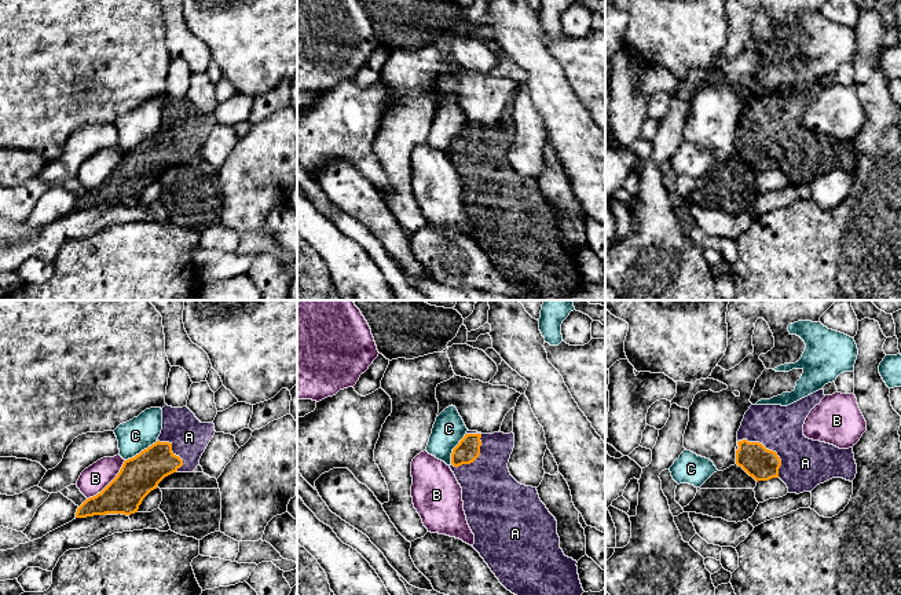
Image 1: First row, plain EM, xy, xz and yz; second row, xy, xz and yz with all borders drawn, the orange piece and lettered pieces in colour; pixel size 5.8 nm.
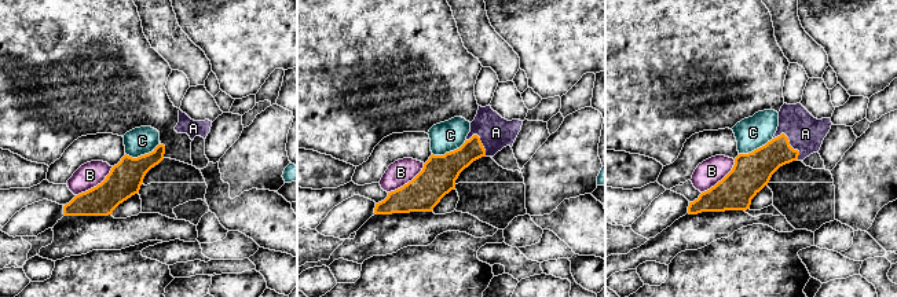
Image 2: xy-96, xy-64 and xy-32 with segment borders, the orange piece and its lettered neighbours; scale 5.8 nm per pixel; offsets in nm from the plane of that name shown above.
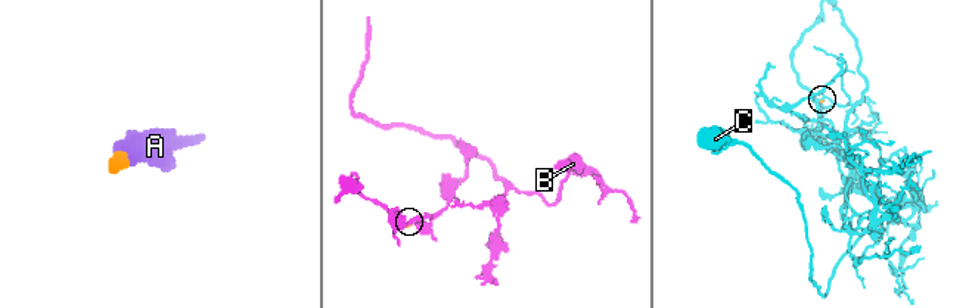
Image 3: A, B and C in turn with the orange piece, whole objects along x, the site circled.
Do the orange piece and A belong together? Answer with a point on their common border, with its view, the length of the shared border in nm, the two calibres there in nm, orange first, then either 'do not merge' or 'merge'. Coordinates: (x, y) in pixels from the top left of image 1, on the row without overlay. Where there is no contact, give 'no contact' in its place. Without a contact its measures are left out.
yz (768, 141) | 320 nm | 190/280 nm | merge

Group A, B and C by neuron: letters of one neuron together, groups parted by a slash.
A / B / C

